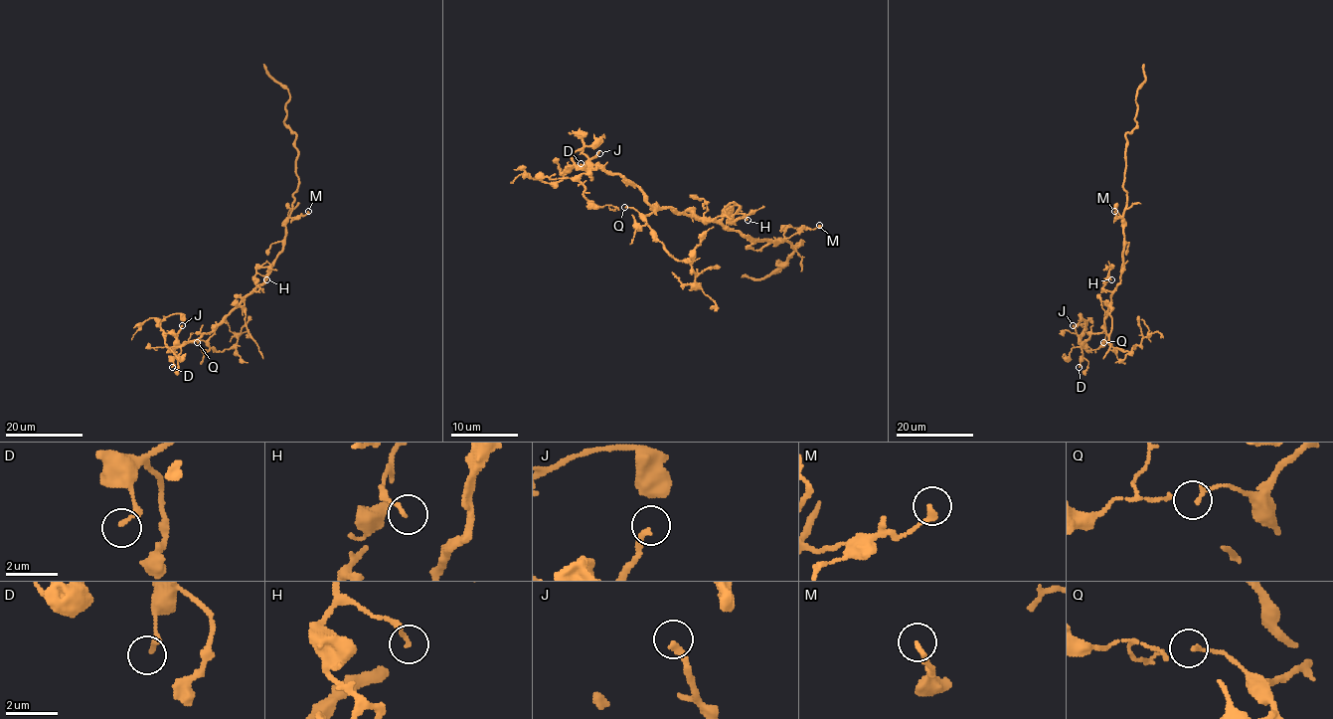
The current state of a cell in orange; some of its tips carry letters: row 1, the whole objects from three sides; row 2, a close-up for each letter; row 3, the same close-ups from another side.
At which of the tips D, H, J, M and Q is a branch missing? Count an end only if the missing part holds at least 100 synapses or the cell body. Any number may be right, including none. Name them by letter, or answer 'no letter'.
J

